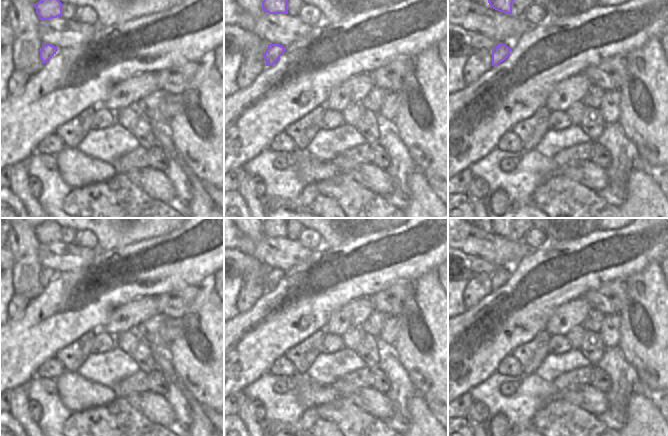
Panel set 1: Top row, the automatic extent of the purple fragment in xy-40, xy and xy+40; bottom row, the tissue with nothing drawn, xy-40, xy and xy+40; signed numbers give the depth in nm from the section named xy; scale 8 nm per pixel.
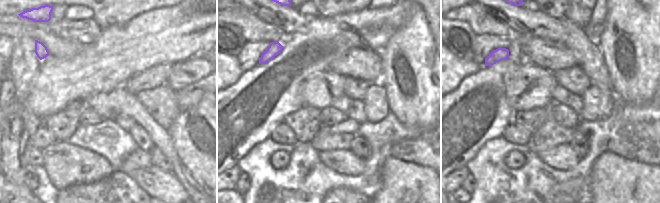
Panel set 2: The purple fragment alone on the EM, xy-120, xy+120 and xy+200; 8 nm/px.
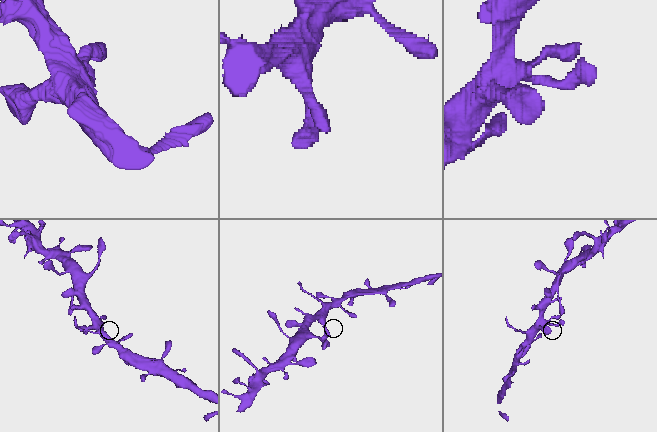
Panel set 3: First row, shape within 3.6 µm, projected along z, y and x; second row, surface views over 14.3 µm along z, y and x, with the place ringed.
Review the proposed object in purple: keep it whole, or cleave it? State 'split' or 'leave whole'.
leave whole

